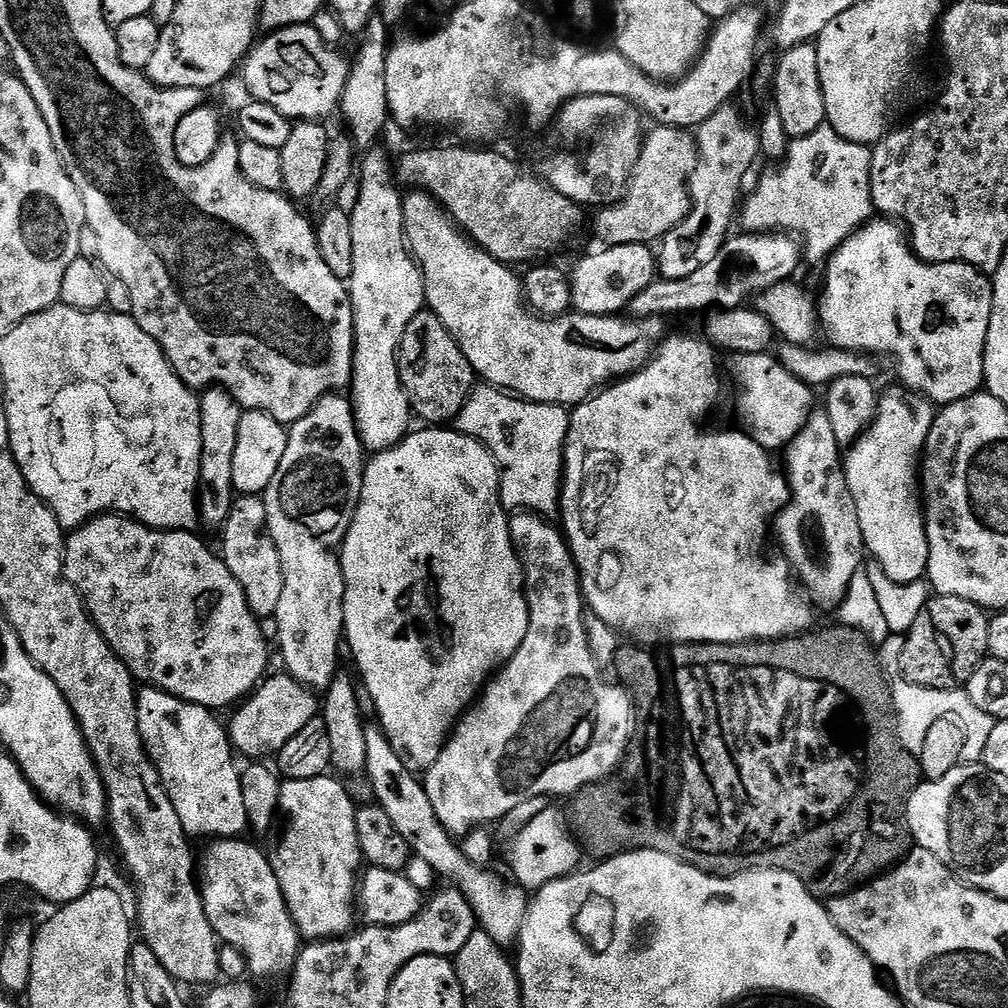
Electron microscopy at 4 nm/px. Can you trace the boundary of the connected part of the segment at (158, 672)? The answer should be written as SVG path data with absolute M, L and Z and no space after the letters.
M105 514L102 516L96 516L92 520L87 520L80 528L73 528L67 533L66 543L64 545L64 576L71 582L72 585L80 591L80 597L84 599L84 606L88 609L88 615L92 617L92 621L95 622L96 628L106 638L106 642L110 647L118 654L118 658L123 662L126 667L132 671L133 677L137 681L143 682L145 685L153 688L161 688L164 692L174 694L178 699L185 700L191 704L197 704L203 708L211 708L213 710L221 710L220 708L231 709L233 706L239 705L241 701L245 699L265 679L268 668L268 640L264 637L264 632L260 629L261 621L248 609L248 603L246 602L246 594L242 590L242 586L234 578L234 574L230 574L230 570L225 566L223 559L219 555L216 556L199 540L199 535L196 532L166 532L162 528L149 528L146 524L140 524L137 520L131 519L119 514Z

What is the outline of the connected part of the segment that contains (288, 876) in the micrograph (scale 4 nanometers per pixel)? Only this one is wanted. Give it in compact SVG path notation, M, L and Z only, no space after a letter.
M325 774L305 780L285 779L280 785L279 815L282 820L284 816L284 833L270 859L296 928L308 942L343 937L353 931L356 916L358 920L358 881L362 876L362 853L356 825L358 808L356 804L352 805L351 794L335 778L335 775Z

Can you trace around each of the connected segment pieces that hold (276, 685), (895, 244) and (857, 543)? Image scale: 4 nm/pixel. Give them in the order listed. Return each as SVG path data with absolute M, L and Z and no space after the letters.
M287 674L271 676L231 713L232 721L227 721L228 738L239 755L241 752L244 756L252 756L248 758L275 757L282 746L294 738L294 734L301 732L311 720L317 719L318 696L313 689Z
M873 218L866 224L860 225L826 261L828 273L824 276L824 293L818 296L818 320L822 325L822 332L829 336L831 343L837 348L849 348L852 352L866 354L881 354L889 352L896 359L896 372L900 375L899 383L911 392L917 392L931 400L933 405L943 406L953 404L962 398L972 396L984 388L984 351L986 338L990 330L990 318L994 306L992 280L979 268L969 264L927 264L912 251L912 245L905 229L899 223L888 218Z
M813 411L808 425L788 443L783 456L783 467L786 469L788 486L792 490L794 506L785 508L776 517L775 535L776 532L780 535L785 553L804 552L808 548L808 536L804 533L804 527L811 522L812 516L820 523L820 536L824 539L824 565L813 578L812 588L816 591L817 601L820 599L824 604L839 605L847 594L855 572L865 563L866 549L862 526L858 526L854 494L850 494L850 486L846 482L842 446L834 438L834 430L830 430L827 412Z

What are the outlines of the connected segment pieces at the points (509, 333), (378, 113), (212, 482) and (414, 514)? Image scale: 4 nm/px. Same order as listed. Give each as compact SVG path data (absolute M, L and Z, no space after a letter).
M412 190L404 196L404 225L408 235L408 247L412 249L412 255L416 257L416 262L424 274L424 299L427 307L435 312L447 328L452 331L453 336L460 342L462 354L470 362L472 371L485 385L501 389L509 394L515 394L525 400L533 400L536 404L563 404L565 406L575 406L587 400L597 390L605 387L609 382L615 382L625 376L632 375L638 368L644 367L650 357L655 353L662 337L665 335L665 321L660 318L629 318L624 314L613 314L610 316L587 316L584 312L575 310L569 311L563 316L537 316L528 307L524 299L522 280L519 275L515 276L513 269L504 264L501 260L496 260L485 248L480 247L475 240L469 238L462 231L459 224L448 215L447 208L436 199L430 192L423 190Z
M370 28L365 31L364 36L367 38L356 56L356 63L355 60L351 63L348 81L338 109L339 115L344 115L348 119L349 126L352 127L350 136L355 147L357 149L366 148L364 150L373 147L371 144L382 136L390 120L388 91L386 90L386 58L390 39L388 40L386 31L374 29Z
M213 386L200 396L202 414L202 462L196 491L196 505L205 525L219 529L228 520L234 499L232 475L234 474L234 445L238 443L238 422L244 412L237 400L226 389Z
M424 426L421 429L421 432L416 432L417 430L409 431L408 435L399 444L393 444L392 447L384 452L375 453L367 461L358 510L350 522L348 533L340 549L340 565L342 566L344 585L346 586L346 594L344 595L344 636L346 637L347 647L348 644L352 647L352 656L356 659L357 666L360 667L361 678L364 679L364 688L368 691L368 696L372 699L373 706L376 707L376 716L380 719L377 720L379 727L384 729L384 736L390 742L394 754L398 754L398 758L402 758L405 766L417 774L427 772L430 766L434 766L434 762L438 762L438 754L442 754L444 745L448 743L448 737L452 735L452 730L456 727L460 717L465 715L468 709L472 707L493 673L503 668L508 663L508 659L516 653L518 646L522 646L522 638L526 638L526 630L528 629L528 603L524 597L524 568L520 565L520 555L516 553L516 547L510 534L510 526L508 525L509 513L506 511L504 503L500 500L500 465L496 463L496 459L492 457L492 452L489 451L487 446L481 440L473 438L473 436L468 436L459 430L453 430L448 426Z

